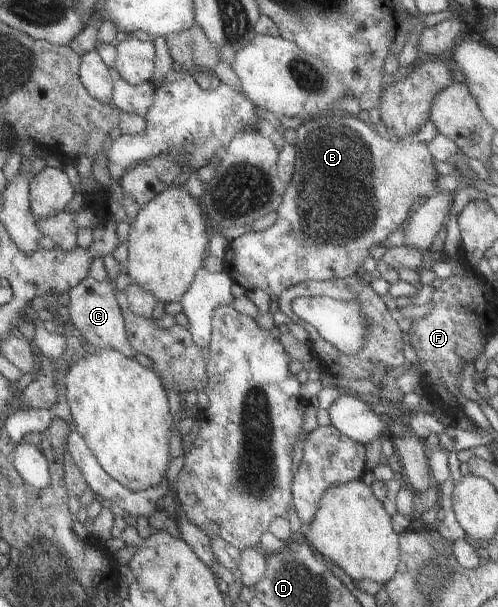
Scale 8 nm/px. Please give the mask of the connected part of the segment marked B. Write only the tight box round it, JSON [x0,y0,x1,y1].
[223,114,442,296]

